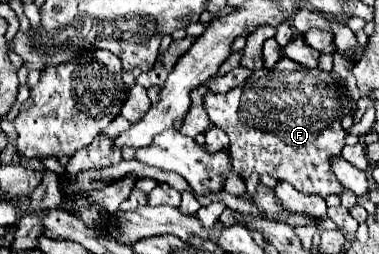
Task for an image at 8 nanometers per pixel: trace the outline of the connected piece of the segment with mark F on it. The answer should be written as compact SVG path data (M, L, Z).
M282 57L270 69L256 69L242 87L224 95L206 93L202 101L212 125L228 135L232 167L242 181L256 173L288 181L304 195L340 193L342 185L330 169L330 157L340 155L344 147L346 131L340 119L352 113L352 103L332 75Z

